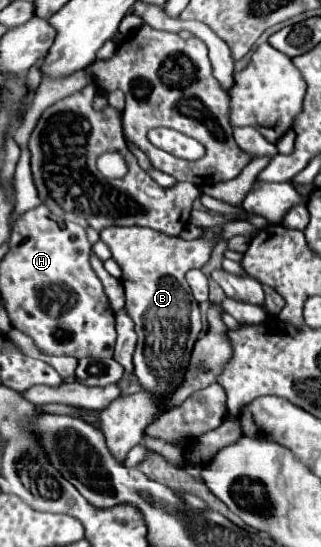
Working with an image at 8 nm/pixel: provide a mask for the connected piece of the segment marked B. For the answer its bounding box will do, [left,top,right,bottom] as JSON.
[99,222,259,398]

